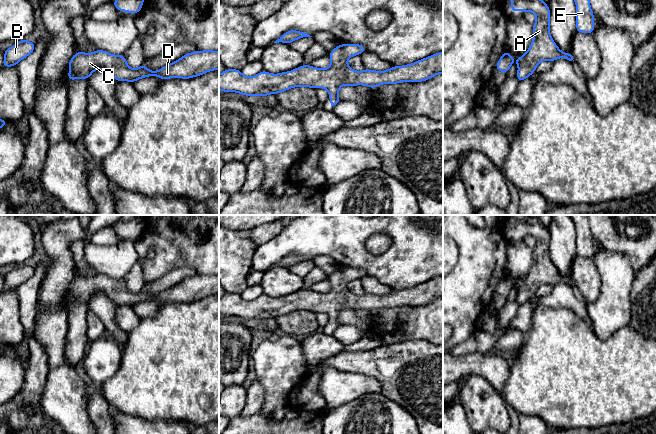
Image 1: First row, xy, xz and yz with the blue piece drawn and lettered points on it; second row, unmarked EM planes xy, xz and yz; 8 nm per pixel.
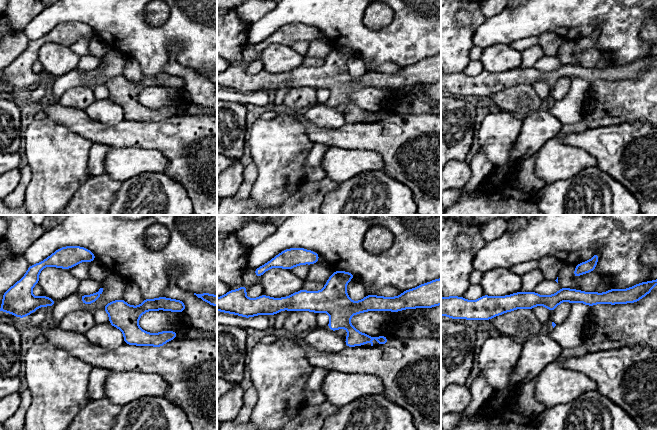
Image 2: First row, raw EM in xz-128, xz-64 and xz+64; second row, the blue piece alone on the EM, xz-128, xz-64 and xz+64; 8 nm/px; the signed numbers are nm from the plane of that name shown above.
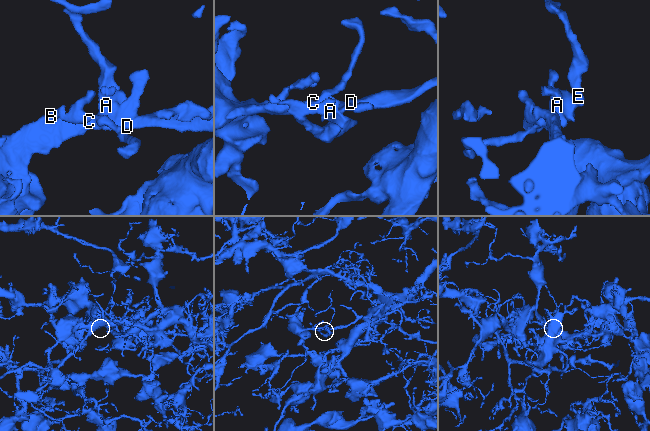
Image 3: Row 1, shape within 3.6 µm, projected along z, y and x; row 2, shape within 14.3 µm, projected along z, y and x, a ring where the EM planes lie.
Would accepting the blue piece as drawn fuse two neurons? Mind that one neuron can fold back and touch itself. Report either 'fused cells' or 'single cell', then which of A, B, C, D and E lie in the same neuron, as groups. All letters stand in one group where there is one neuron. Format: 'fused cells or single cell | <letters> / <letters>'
single cell | A B C D E

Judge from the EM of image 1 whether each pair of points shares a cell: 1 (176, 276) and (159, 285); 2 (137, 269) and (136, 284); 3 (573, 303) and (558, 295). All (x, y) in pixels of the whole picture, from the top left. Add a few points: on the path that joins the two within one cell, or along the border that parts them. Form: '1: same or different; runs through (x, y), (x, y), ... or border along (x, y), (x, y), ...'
1: same; runs through (172, 277), (163, 283)
2: same; runs through (136, 273), (136, 280)
3: same; runs through (569, 301), (562, 296)

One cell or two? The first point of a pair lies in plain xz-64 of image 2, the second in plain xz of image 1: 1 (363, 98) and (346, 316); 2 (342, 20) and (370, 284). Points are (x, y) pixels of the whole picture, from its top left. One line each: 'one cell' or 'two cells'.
1: one cell
2: two cells

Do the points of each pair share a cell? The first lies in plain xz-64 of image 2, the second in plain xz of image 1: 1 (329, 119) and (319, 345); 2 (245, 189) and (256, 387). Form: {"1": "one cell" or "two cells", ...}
{"1": "one cell", "2": "one cell"}

